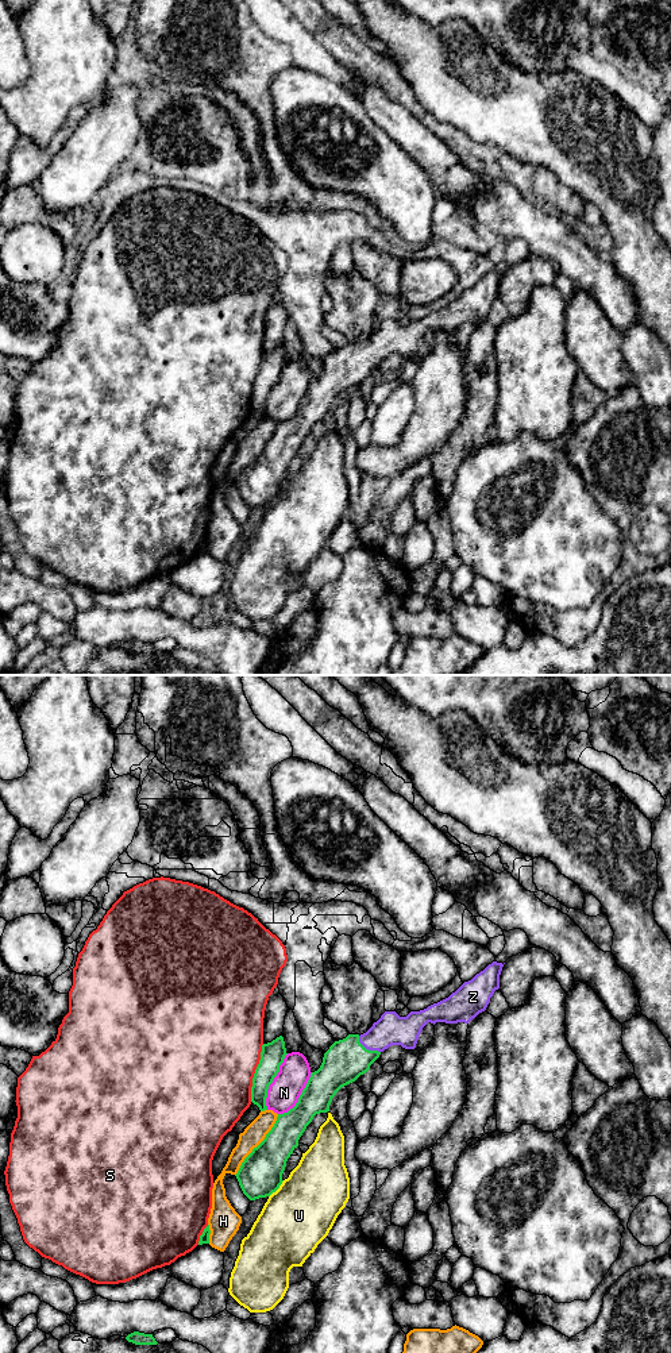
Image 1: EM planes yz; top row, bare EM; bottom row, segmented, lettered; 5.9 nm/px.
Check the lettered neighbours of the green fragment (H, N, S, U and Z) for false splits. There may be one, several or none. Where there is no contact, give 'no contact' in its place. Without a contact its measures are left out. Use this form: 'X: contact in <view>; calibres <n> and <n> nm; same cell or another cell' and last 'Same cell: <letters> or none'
H: contact in yz; calibres 260 and 120 nm; another cell
N: contact in yz; calibres 140 and 190 nm; another cell
S: contact in yz; calibres 140 and 480 nm; another cell
U: contact in yz; calibres 260 and 400 nm; another cell
Z: contact in yz; calibres 240 and 190 nm; same cell
Same cell: Z

